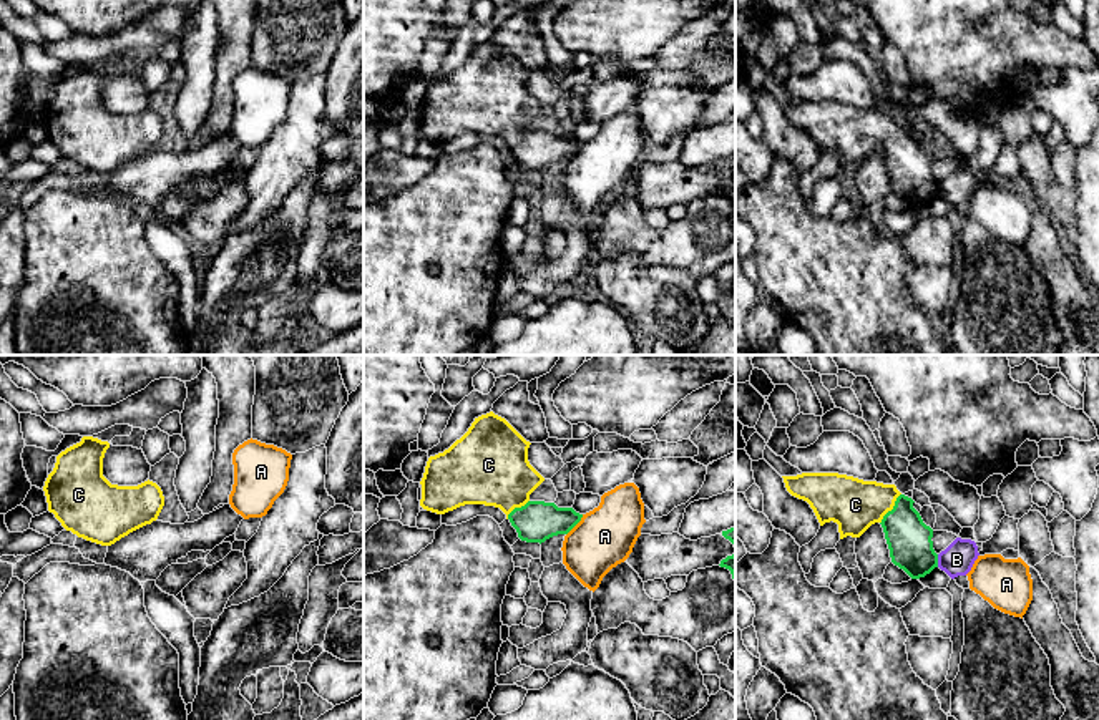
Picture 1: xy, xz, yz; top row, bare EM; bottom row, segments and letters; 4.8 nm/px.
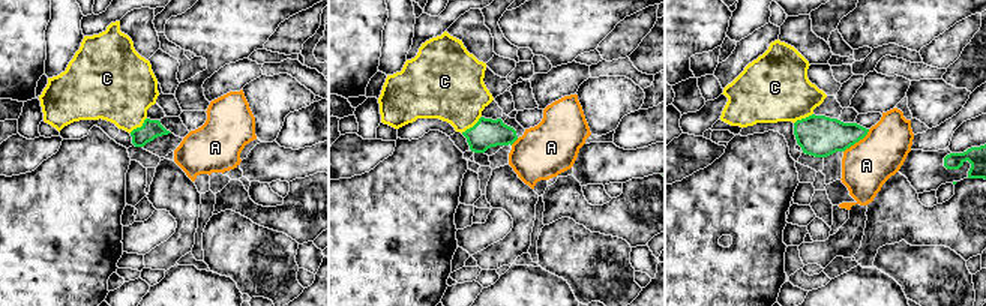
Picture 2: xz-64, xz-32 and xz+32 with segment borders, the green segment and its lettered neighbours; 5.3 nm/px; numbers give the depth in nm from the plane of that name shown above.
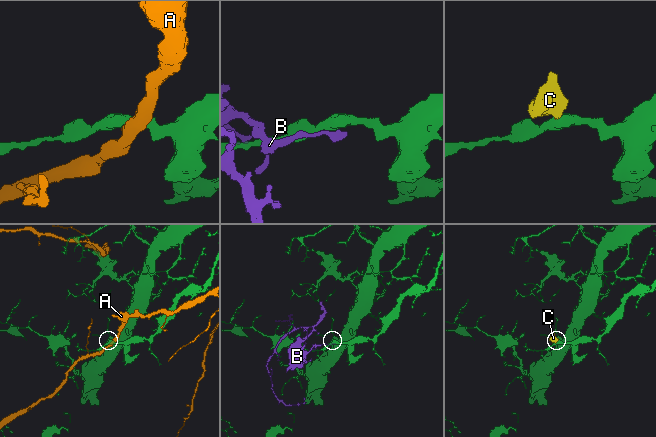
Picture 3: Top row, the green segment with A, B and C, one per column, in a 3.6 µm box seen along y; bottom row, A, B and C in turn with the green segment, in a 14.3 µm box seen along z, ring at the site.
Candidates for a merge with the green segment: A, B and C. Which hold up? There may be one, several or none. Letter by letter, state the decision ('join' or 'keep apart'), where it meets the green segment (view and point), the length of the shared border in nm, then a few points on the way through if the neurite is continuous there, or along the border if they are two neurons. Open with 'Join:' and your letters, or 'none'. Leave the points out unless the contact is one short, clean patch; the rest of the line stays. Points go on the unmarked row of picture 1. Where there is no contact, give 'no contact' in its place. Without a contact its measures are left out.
Join: C
A: keep apart; meets green in xz at (576, 151); contact 130 nm long
B: keep apart; meets green in yz at (937, 189); contact 60 nm long
C: join; meets green in yz at (893, 136); contact 180 nm long; runs through yz (908, 166), (893, 136), (885, 133), (855, 133)

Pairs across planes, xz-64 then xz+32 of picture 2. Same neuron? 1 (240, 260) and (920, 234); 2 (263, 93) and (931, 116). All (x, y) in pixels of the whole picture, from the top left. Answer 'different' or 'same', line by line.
1: different
2: same

